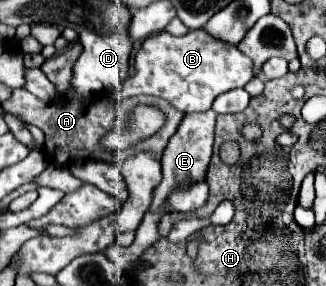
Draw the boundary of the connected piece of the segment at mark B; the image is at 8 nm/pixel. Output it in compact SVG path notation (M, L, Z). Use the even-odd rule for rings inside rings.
M193 29L183 37L173 37L167 31L151 35L135 57L135 75L131 75L119 89L123 97L157 95L173 103L183 113L207 111L213 99L225 91L245 87L253 79L253 63L239 53L237 47L213 41L201 29Z

